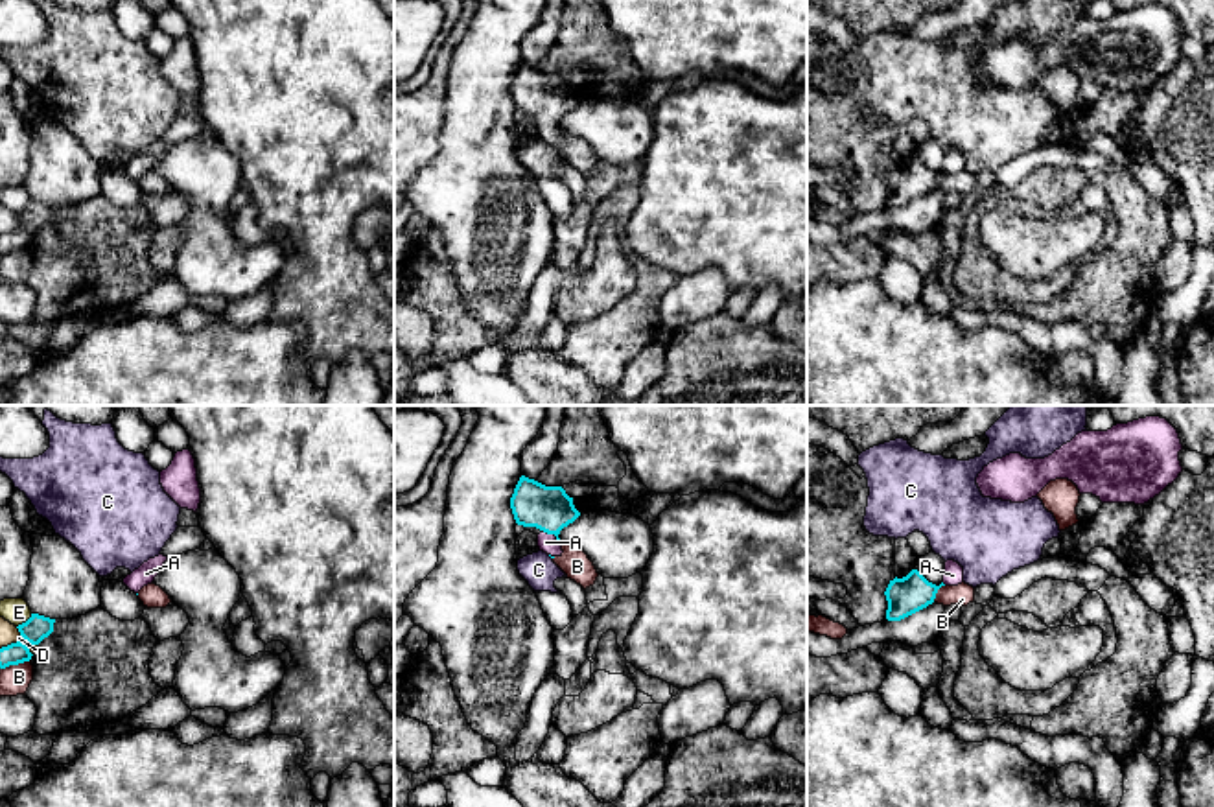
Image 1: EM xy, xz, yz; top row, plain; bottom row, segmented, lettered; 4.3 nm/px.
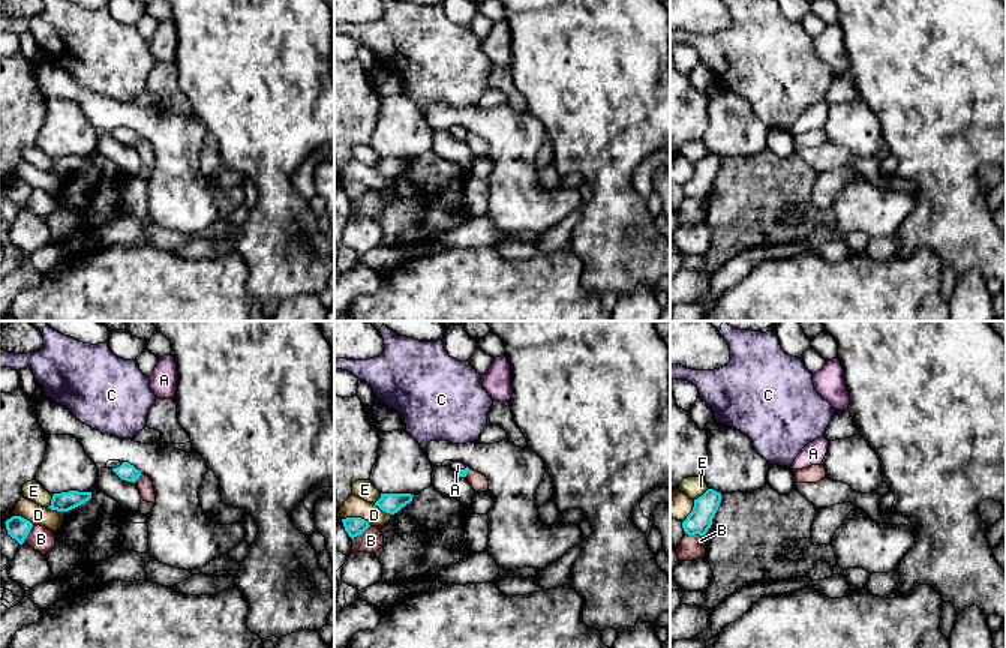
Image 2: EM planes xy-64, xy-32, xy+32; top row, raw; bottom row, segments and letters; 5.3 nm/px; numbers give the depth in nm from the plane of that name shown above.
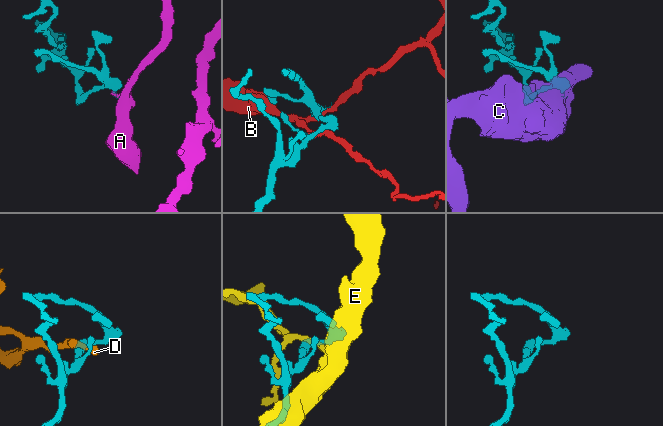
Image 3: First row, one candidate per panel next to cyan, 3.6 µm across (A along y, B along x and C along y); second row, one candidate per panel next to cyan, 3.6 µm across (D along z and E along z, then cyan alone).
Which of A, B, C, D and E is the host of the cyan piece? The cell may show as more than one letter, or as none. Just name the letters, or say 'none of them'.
A

